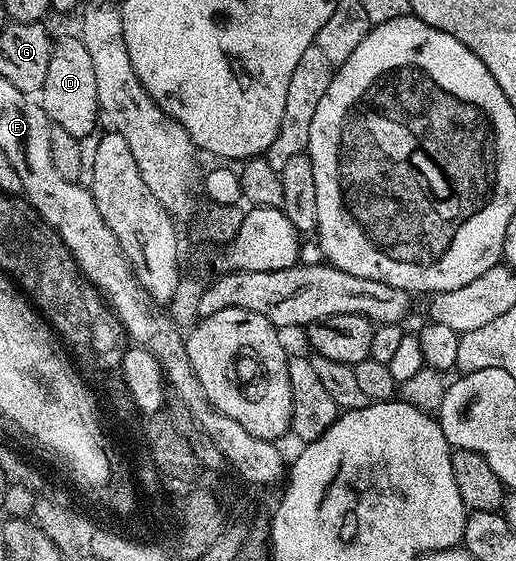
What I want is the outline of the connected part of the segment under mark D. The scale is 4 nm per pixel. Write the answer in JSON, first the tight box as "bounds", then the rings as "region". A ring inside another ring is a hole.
{"bounds":[39,38,100,140],"region":[[[58,38],[52,44],[45,85],[39,92],[39,104],[54,126],[65,129],[75,139],[80,140],[96,132],[95,127],[100,118],[97,77],[82,38]]]}

